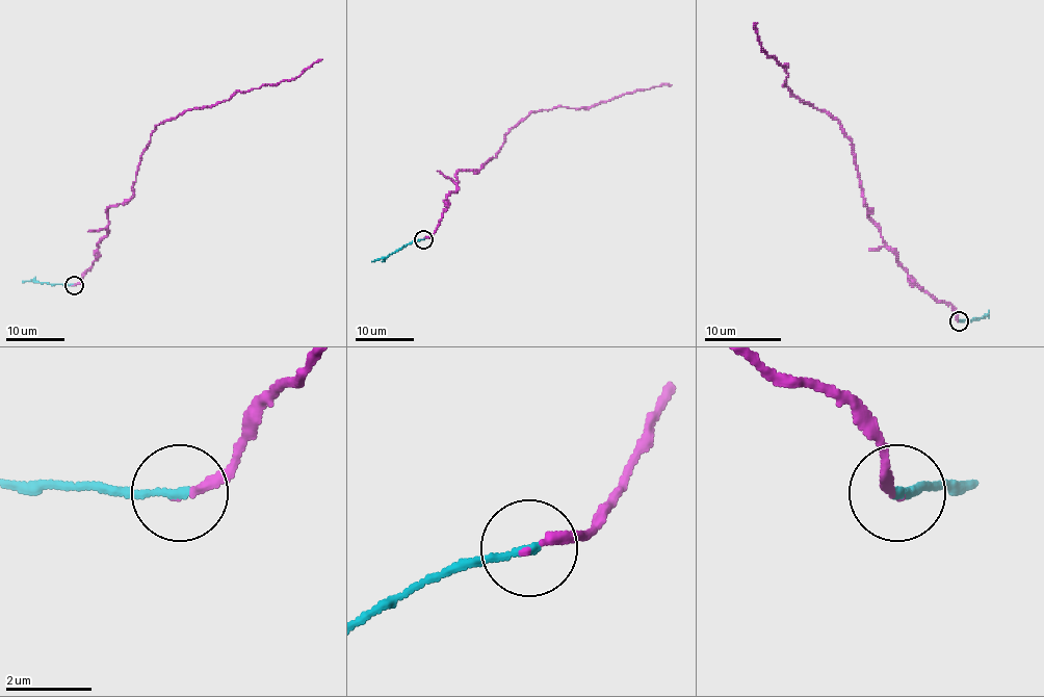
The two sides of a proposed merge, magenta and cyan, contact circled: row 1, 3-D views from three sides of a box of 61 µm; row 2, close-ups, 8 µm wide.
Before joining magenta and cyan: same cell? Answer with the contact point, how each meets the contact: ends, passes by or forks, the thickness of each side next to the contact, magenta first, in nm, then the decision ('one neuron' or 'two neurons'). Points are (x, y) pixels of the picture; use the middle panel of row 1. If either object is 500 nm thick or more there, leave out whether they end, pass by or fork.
(423, 239) | magenta ends | cyan ends | 180/190 nm | one neuron

